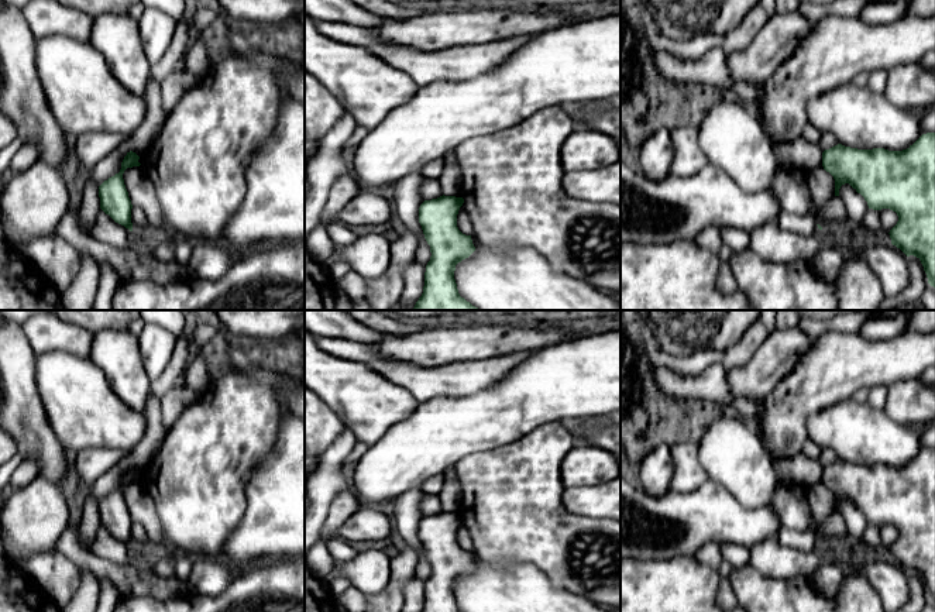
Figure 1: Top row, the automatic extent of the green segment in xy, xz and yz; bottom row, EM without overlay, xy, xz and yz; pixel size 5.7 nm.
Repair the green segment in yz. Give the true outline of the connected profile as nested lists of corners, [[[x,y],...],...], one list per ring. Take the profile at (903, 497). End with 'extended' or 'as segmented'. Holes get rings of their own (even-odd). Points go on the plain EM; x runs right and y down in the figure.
[[[935,448],[922,450],[903,467],[857,465],[838,460],[822,468],[822,482],[835,495],[835,512],[849,499],[867,518],[869,525],[890,525],[898,537],[890,546],[891,560],[907,573],[917,573],[935,604]]]; as segmented

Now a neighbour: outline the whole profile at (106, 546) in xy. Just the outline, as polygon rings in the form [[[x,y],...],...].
[[[100,525],[92,551],[113,564],[126,564],[130,560],[131,547]]]

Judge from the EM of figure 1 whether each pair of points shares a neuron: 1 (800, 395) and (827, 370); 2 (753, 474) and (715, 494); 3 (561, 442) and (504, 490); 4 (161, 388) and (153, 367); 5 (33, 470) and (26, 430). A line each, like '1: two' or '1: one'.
1: one
2: two
3: one
4: two
5: two

